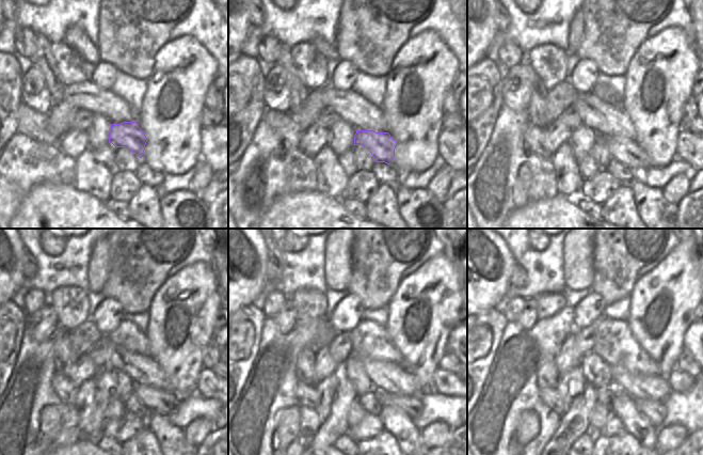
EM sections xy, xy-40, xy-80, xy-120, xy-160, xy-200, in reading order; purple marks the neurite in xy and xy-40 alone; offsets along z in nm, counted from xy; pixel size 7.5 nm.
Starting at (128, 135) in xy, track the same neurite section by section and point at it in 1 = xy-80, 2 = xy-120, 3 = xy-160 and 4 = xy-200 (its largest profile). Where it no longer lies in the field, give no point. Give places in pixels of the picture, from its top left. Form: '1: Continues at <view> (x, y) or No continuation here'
1: Continues at xy-80 (626, 151)
2: Continues at xy-120 (158, 401)
3: Continues at xy-160 (412, 406)
4: Continues at xy-200 (655, 411).

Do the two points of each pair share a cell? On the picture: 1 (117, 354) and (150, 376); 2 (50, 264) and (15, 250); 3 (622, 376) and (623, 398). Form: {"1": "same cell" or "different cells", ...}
{"1": "same cell", "2": "different cells", "3": "different cells"}

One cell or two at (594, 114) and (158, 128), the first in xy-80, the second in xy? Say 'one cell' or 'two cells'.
two cells

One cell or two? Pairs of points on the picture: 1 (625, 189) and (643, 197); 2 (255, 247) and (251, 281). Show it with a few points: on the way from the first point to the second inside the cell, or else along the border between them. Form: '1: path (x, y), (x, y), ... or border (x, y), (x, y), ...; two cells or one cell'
1: border (628, 184), (639, 217); two cells
2: path (251, 255), (251, 266), (254, 272); one cell

